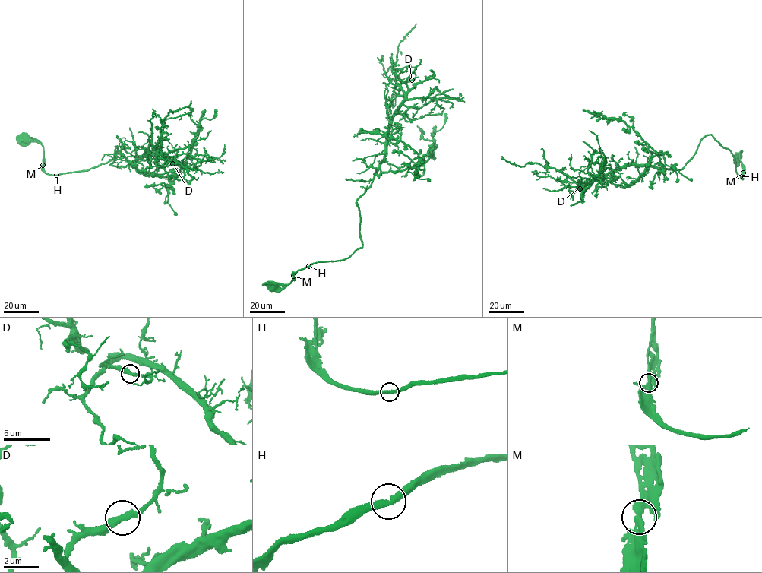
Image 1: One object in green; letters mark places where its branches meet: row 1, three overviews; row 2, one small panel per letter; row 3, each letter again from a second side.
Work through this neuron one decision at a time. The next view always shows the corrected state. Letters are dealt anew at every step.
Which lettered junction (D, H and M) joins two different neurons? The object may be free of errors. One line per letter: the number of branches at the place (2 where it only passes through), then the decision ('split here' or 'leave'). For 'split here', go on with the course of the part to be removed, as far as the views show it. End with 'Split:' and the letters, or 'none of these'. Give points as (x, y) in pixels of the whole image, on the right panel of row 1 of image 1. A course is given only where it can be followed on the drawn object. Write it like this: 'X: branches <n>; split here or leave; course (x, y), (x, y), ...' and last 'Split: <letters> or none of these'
D: branches 2; leave
H: branches 2; leave
M: branches 2; leave
Split: none of these

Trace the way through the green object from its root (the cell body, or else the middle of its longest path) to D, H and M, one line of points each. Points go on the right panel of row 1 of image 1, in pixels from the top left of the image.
D: (738, 157), (738, 153), (742, 178), (732, 154), (706, 134), (681, 169), (627, 164), (580, 188)
H: (738, 157), (735, 159), (738, 153), (743, 178), (740, 176)
M: (738, 157), (735, 159), (738, 153), (742, 172)

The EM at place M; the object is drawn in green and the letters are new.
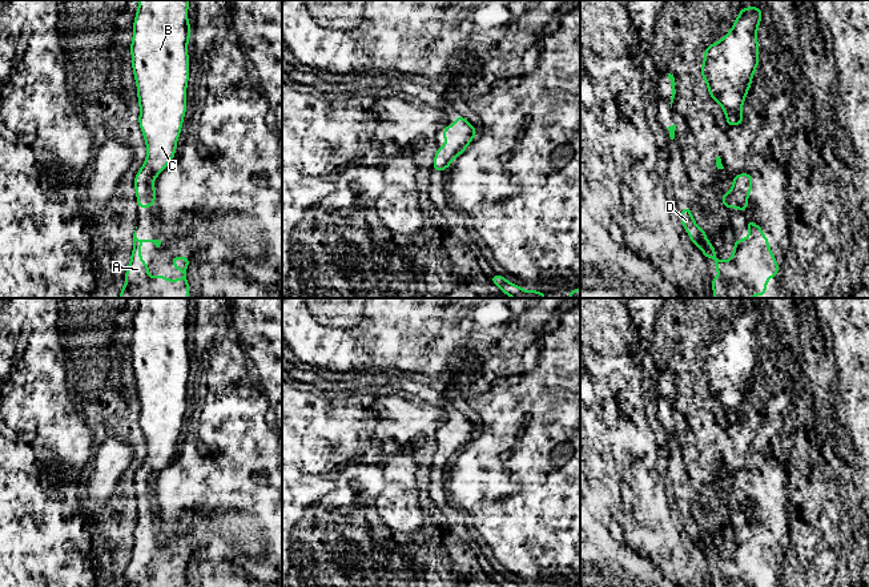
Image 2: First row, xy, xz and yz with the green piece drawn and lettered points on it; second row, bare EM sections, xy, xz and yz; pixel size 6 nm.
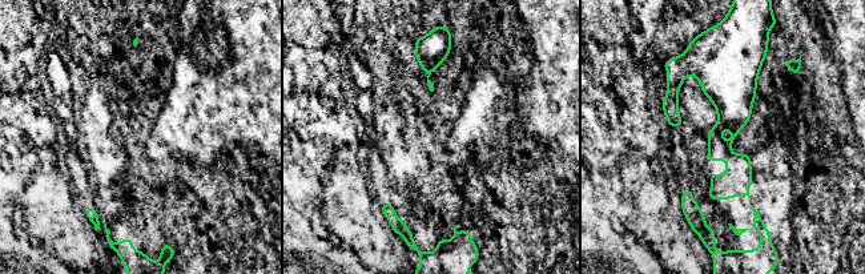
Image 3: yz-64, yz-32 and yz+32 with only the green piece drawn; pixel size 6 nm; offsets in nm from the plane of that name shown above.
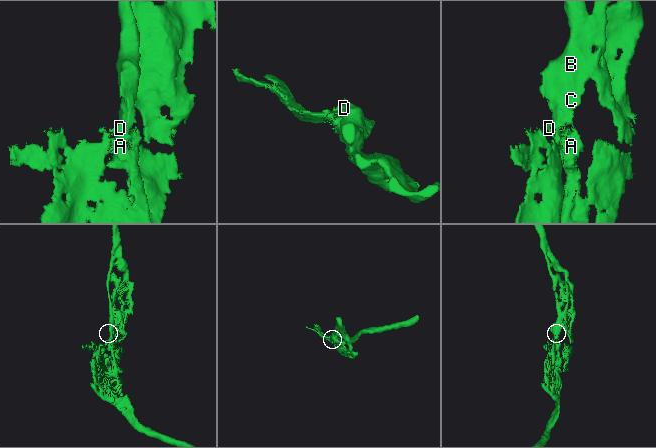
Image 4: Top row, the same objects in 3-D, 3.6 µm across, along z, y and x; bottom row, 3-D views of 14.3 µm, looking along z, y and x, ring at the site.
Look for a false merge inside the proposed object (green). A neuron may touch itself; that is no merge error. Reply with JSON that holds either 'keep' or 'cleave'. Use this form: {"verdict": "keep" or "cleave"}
{"verdict": "keep"}

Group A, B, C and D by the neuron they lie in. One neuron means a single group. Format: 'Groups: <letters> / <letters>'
Groups: A B C D

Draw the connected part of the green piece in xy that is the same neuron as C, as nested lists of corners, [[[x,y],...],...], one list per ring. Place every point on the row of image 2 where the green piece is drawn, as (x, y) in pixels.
[[[138,0],[138,3],[133,21],[130,53],[140,105],[138,124],[145,138],[148,156],[134,176],[137,210],[141,206],[156,206],[156,188],[152,181],[157,180],[158,173],[165,170],[176,154],[186,112],[186,85],[190,65],[188,41],[192,28],[188,23],[189,0]]]

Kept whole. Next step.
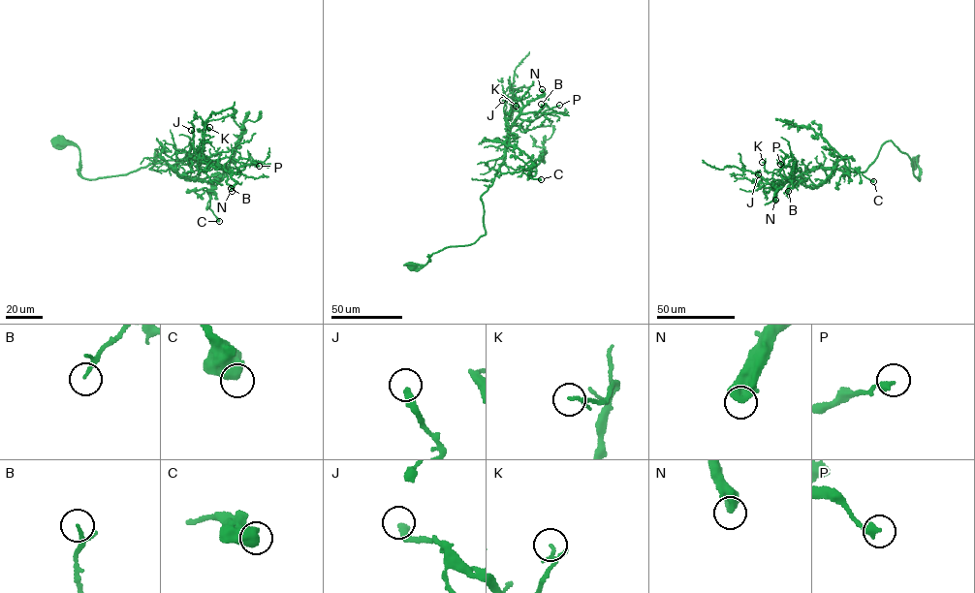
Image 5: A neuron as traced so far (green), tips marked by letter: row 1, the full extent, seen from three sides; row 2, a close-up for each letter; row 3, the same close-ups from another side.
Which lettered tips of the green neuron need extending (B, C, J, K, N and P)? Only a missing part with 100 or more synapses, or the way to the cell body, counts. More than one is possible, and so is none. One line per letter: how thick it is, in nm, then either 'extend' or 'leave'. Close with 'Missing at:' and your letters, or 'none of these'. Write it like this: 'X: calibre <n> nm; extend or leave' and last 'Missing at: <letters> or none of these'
B: calibre 100 nm; leave
C: calibre 700 nm; leave
J: calibre 320 nm; leave
K: calibre 60 nm; leave
N: calibre 550 nm; extend
P: calibre 300 nm; leave
Missing at: N

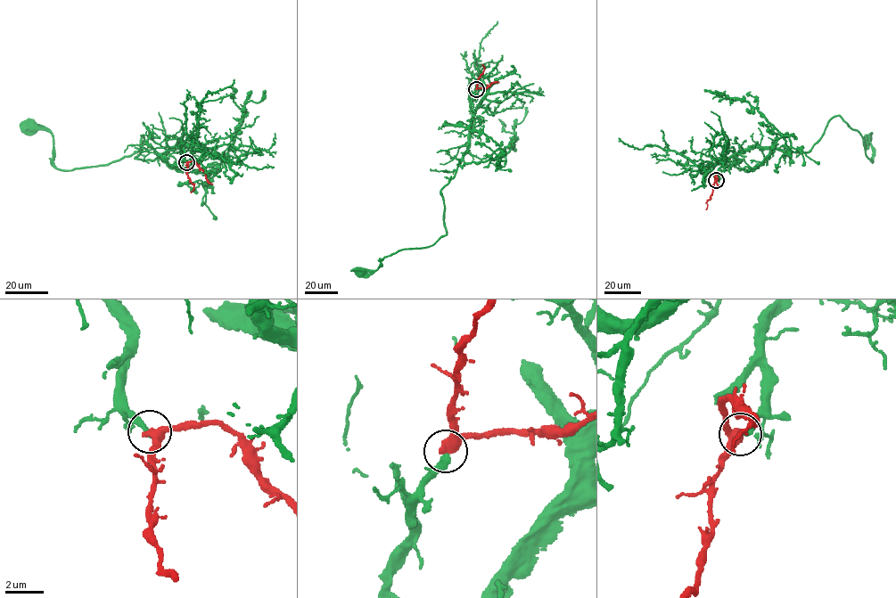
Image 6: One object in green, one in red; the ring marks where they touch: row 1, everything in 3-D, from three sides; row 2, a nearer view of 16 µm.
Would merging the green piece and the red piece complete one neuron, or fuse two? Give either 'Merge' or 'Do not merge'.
Merge

